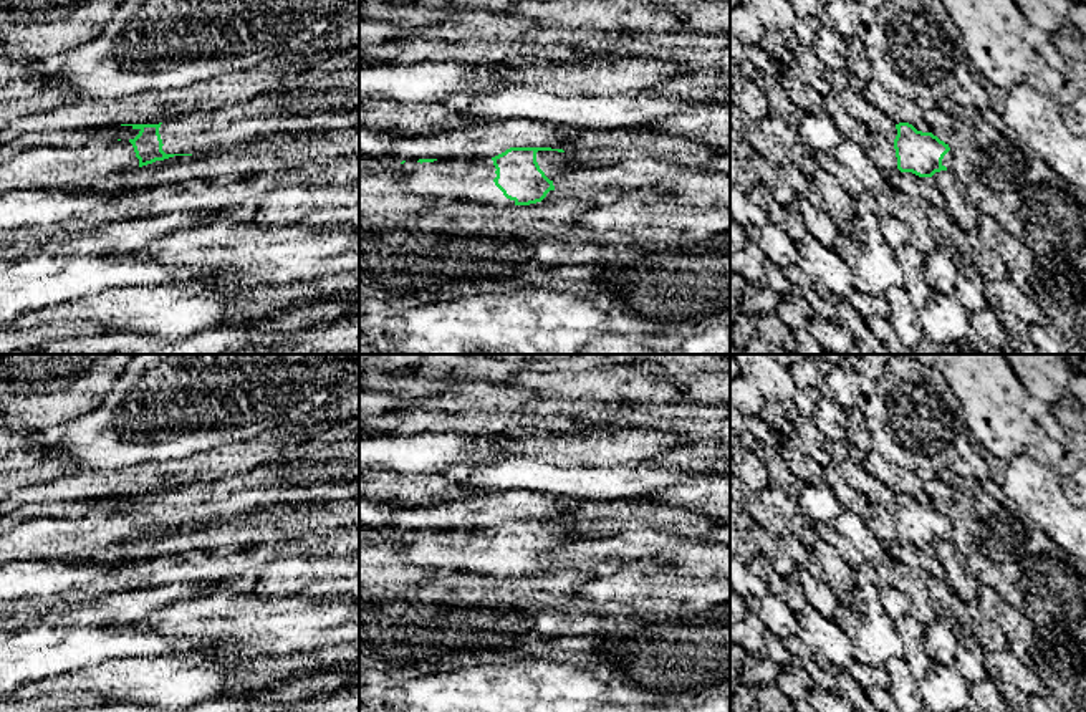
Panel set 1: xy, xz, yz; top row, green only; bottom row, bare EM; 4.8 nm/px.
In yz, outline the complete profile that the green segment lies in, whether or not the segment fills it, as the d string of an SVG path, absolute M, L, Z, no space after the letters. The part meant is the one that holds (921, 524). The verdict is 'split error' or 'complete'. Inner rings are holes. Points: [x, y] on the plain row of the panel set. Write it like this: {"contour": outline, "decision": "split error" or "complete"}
{"contour": "M909 493L896 495L896 500L894 520L901 543L932 548L935 543L947 541L952 530L949 515L932 503L917 502Z", "decision": "split error"}

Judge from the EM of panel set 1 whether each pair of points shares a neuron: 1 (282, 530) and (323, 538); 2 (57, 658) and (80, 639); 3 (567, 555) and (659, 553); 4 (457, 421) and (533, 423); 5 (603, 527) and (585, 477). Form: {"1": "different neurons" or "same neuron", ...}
{"1": "different neurons", "2": "same neuron", "3": "same neuron", "4": "same neuron", "5": "different neurons"}

